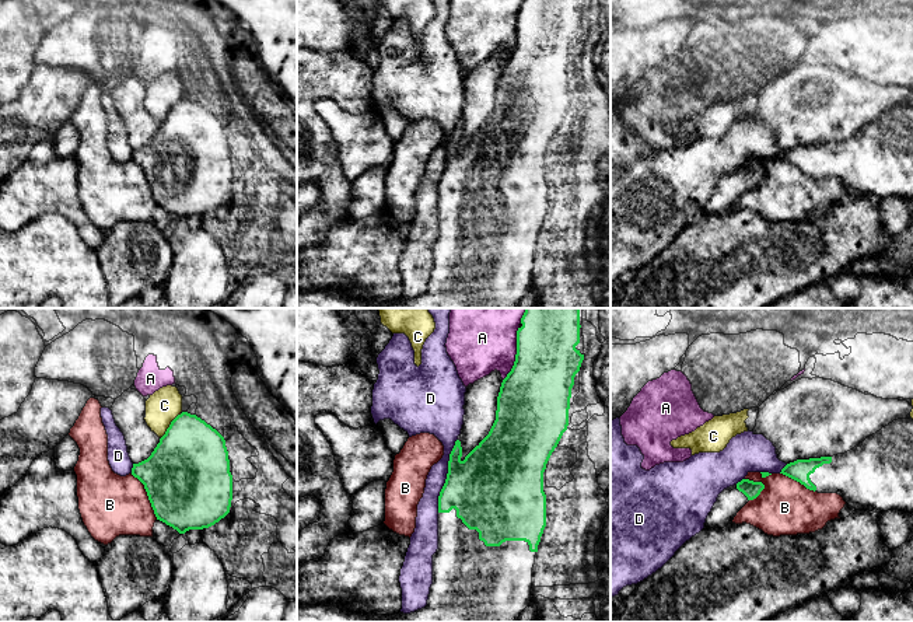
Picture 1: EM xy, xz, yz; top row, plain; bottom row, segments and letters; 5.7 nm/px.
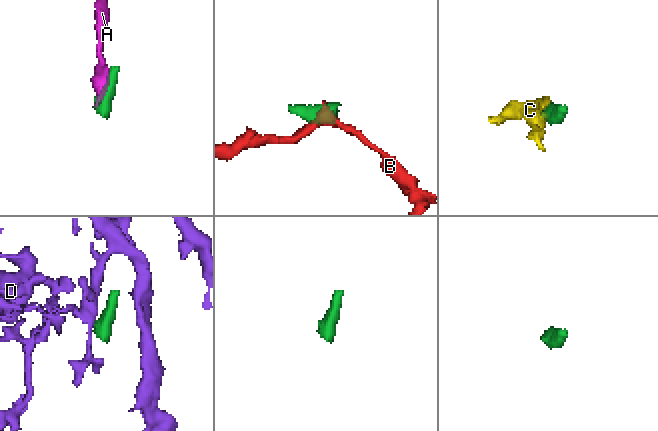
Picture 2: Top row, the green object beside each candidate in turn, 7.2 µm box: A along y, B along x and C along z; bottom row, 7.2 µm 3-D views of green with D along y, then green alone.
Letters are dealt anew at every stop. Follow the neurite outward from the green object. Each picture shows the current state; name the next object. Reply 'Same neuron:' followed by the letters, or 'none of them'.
Same neuron: none of them

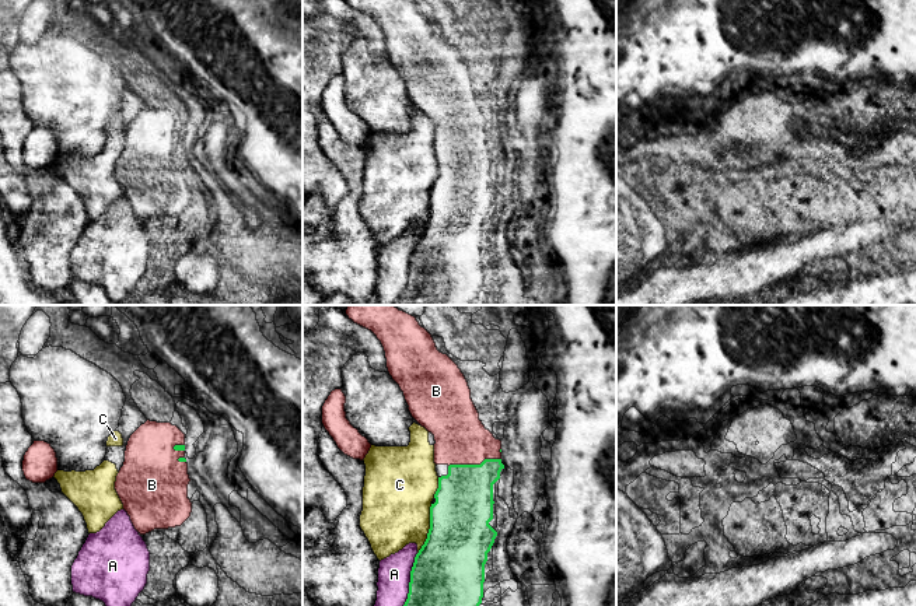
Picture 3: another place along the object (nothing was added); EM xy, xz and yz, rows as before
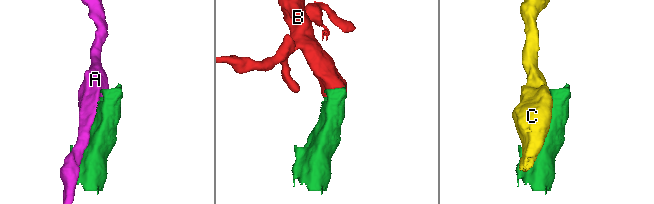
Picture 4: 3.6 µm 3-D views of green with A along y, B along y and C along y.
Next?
Same neuron: B

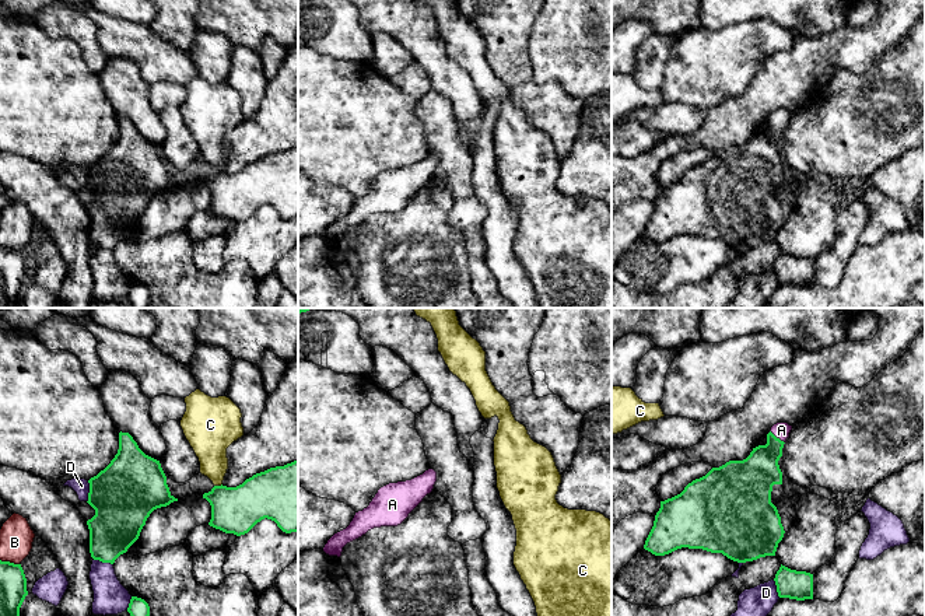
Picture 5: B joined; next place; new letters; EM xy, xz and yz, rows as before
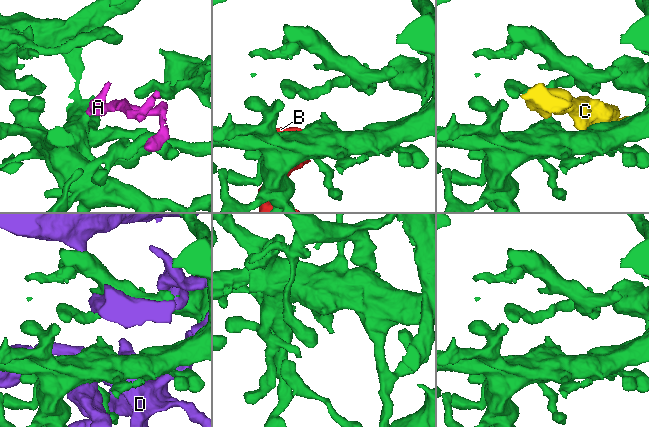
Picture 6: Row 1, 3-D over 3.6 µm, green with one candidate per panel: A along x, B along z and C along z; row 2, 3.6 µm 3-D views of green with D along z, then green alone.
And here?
Same neuron: A

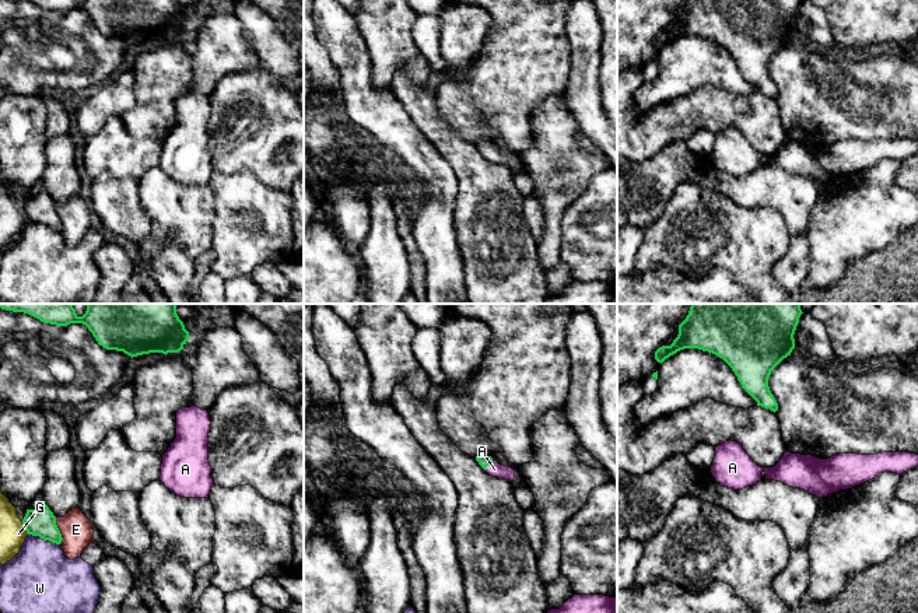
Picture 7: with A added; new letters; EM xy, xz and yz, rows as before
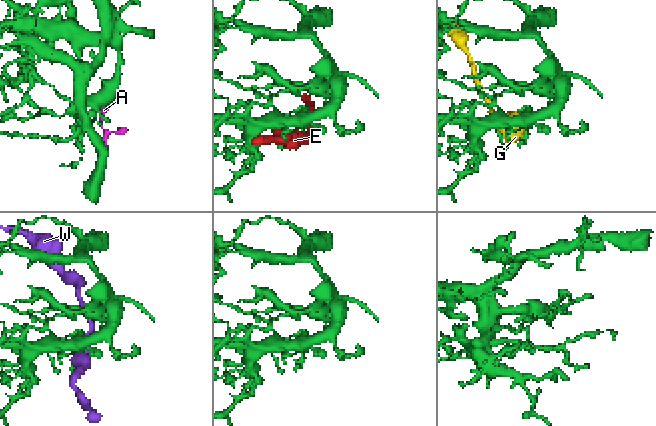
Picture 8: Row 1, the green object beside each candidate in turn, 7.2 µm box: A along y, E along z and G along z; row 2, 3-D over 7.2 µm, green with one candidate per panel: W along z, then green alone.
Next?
Same neuron: A

